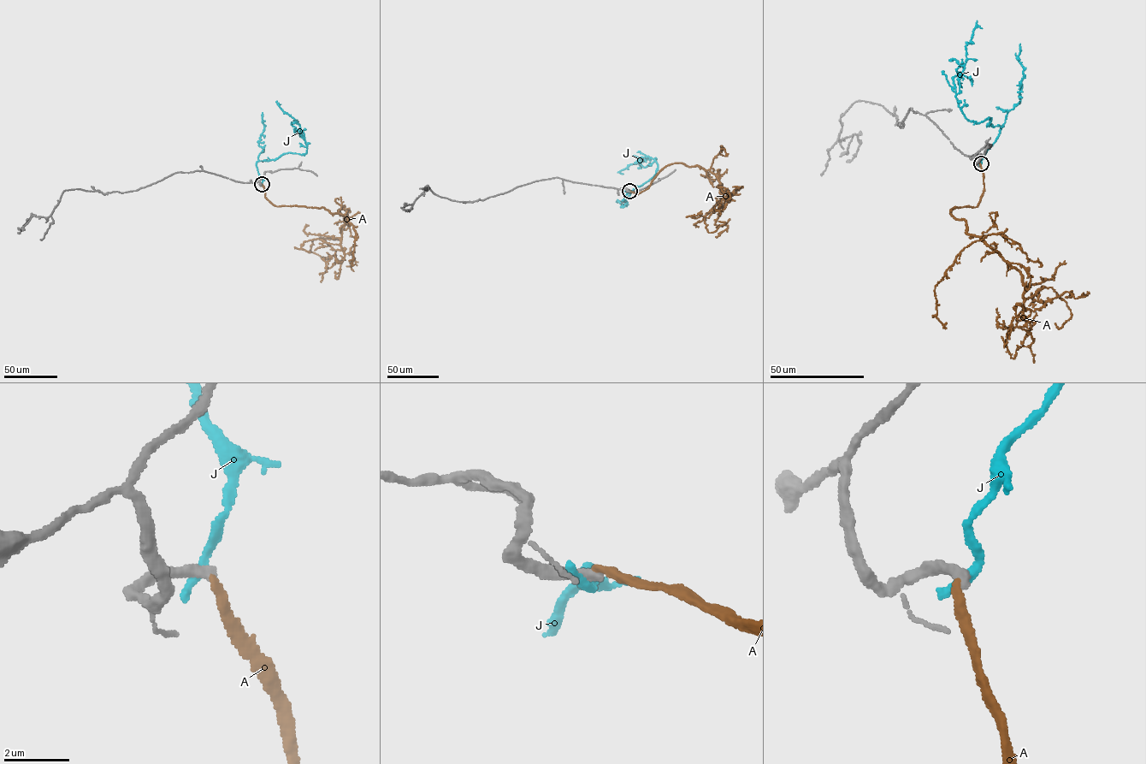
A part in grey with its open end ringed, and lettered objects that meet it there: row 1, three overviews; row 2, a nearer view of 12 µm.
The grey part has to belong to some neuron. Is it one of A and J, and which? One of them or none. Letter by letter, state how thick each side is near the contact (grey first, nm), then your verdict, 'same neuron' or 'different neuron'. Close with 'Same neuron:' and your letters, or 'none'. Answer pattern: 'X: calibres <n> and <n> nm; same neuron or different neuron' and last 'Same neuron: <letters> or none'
A: calibres 340 and 240 nm; different neuron
J: calibres 440 and 320 nm; different neuron
Same neuron: none

